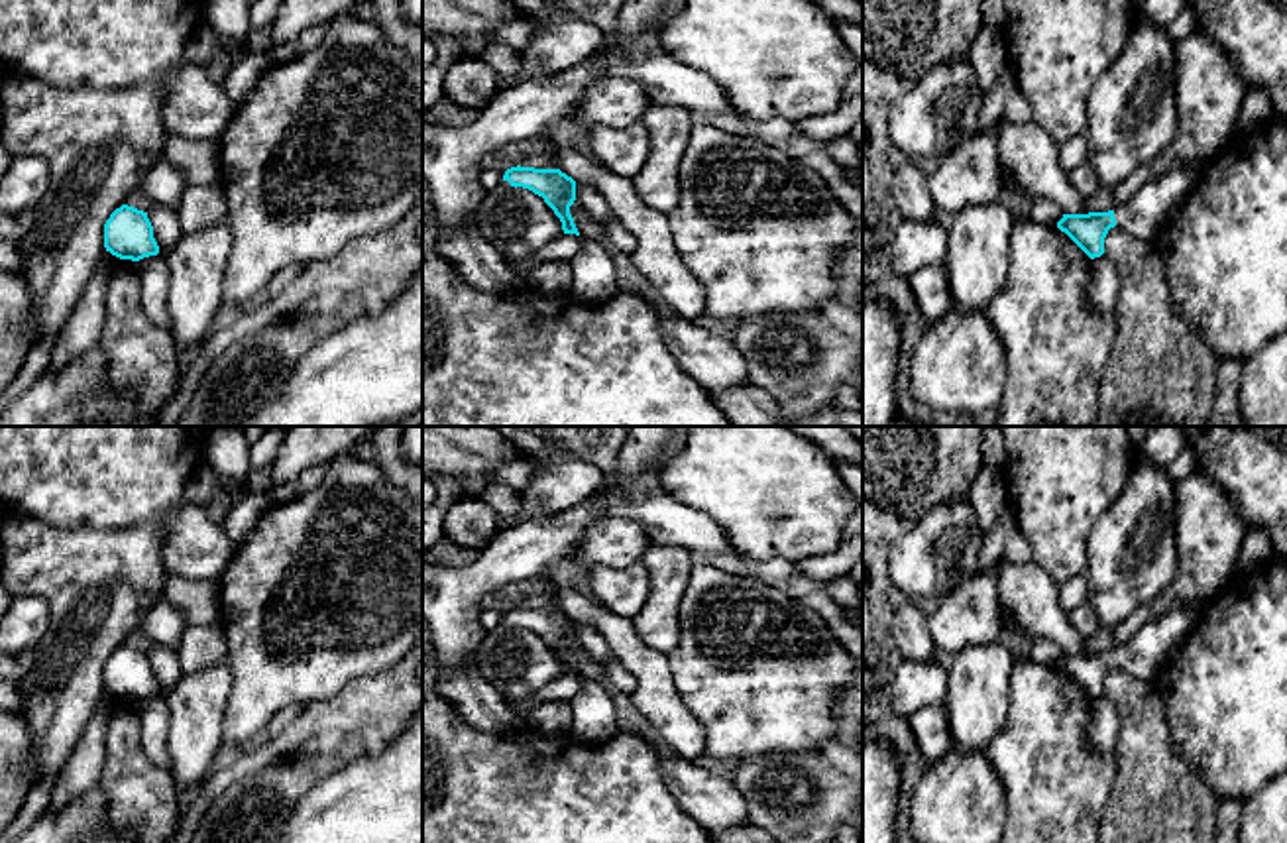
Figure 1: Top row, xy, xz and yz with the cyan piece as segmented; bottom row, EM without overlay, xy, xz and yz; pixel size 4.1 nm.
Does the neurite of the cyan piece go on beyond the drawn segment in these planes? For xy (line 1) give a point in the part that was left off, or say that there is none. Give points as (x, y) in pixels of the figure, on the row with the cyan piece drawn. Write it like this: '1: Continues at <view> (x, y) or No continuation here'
1: No continuation here

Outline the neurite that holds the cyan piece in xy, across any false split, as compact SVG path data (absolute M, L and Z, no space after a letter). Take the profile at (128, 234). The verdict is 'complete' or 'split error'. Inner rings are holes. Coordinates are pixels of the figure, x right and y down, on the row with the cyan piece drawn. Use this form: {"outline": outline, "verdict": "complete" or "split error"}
{"outline": "M122 204L104 224L104 248L120 259L140 261L159 253L147 212Z", "verdict": "complete"}

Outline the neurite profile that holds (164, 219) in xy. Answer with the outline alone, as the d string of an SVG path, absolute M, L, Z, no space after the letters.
M153 202L147 218L153 226L153 238L159 246L159 255L165 255L185 236L179 224L179 216L175 208Z

